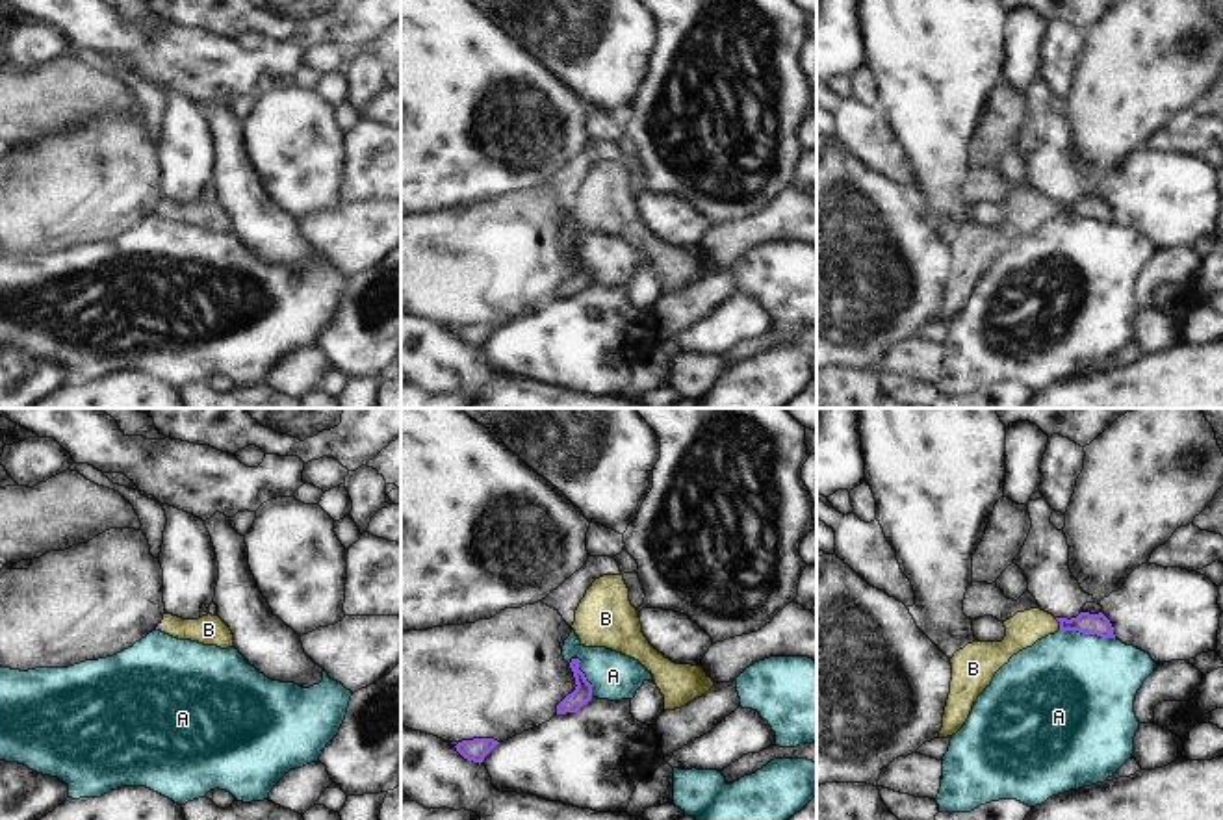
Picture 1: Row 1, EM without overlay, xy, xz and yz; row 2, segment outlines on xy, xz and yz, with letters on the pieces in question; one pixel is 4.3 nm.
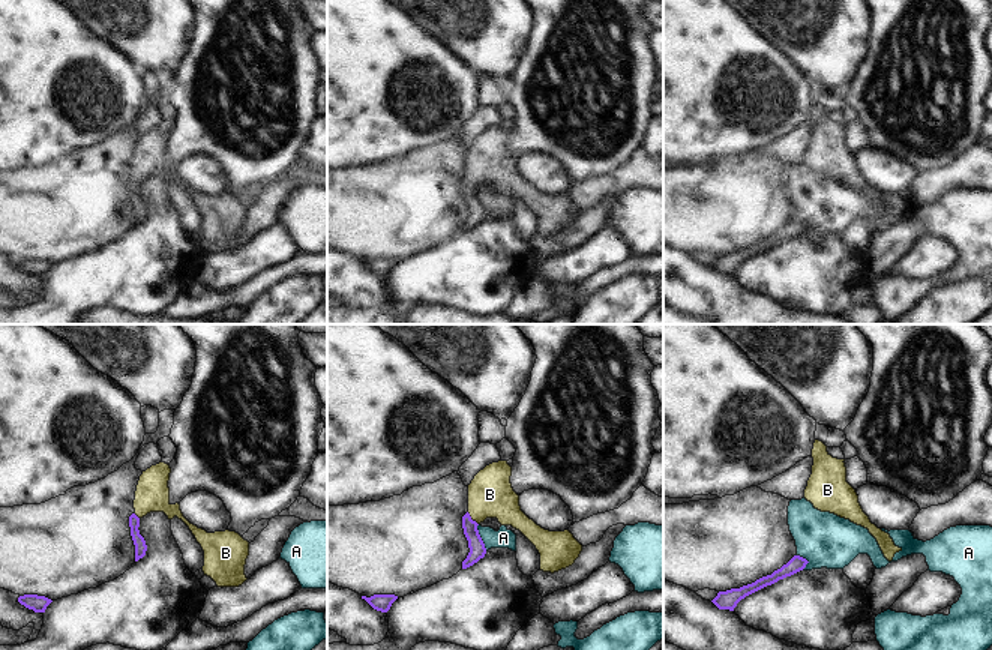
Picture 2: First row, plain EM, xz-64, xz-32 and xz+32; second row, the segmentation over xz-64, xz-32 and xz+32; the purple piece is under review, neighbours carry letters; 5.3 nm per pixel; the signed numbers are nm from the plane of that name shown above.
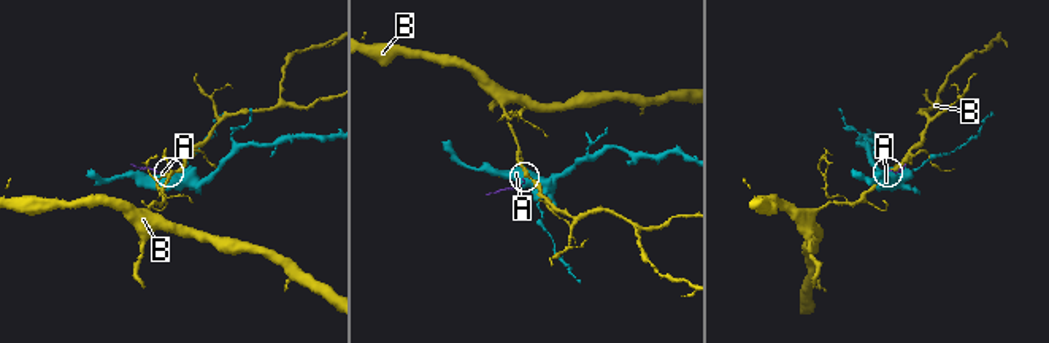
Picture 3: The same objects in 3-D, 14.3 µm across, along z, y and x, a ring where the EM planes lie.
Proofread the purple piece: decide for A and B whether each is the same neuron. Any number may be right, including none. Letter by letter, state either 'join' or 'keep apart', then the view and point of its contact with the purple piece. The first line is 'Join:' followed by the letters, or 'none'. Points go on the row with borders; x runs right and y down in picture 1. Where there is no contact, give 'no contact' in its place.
Join: B
A: keep apart | xz (583, 676)
B: join | yz (1060, 624)

